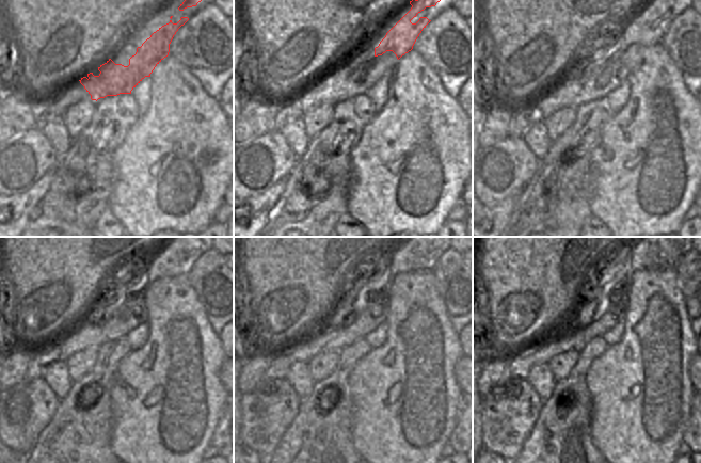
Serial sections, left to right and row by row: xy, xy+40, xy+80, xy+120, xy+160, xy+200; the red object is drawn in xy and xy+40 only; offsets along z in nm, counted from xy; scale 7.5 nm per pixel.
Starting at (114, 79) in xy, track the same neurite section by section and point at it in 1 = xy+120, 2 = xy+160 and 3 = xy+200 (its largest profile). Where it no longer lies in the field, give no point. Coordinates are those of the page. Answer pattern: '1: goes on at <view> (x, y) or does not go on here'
1: goes on at xy+120 (159, 266)
2: goes on at xy+160 (400, 264)
3: goes on at xy+200 (638, 261)

